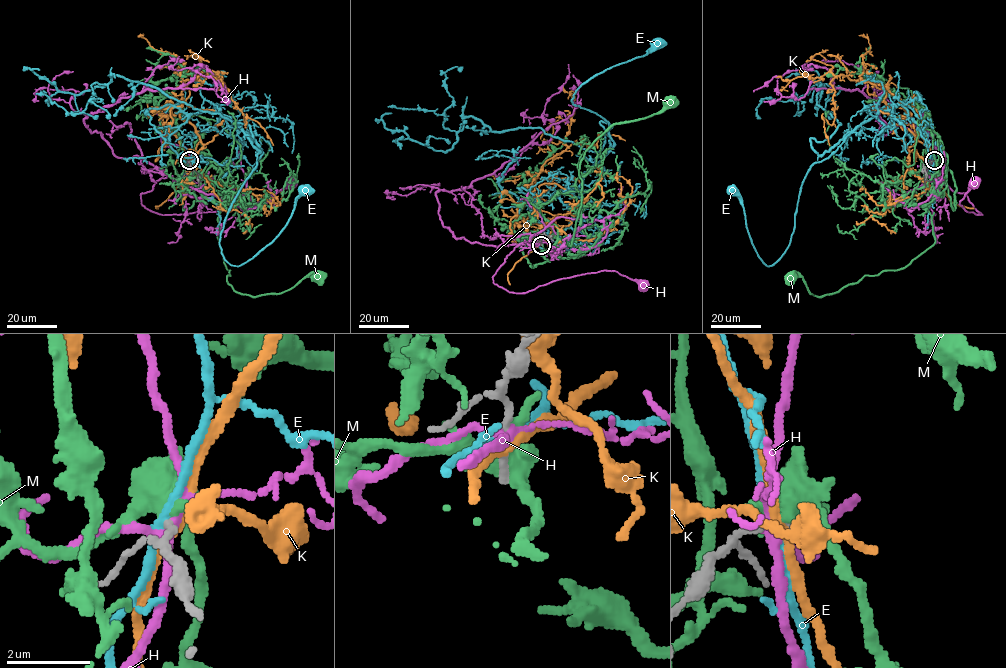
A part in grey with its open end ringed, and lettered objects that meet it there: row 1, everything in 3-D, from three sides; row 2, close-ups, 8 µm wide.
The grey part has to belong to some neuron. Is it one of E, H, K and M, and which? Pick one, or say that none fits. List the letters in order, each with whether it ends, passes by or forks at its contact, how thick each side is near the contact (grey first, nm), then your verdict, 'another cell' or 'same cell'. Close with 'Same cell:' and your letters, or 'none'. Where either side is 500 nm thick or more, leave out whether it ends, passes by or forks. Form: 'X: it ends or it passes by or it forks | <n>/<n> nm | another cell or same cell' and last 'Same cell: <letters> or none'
E: it passes by | 240/190 nm | another cell
H: it forks | 240/200 nm | another cell
K: it passes by | 240/220 nm | another cell
M: 240/500 nm | another cell
Same cell: none

